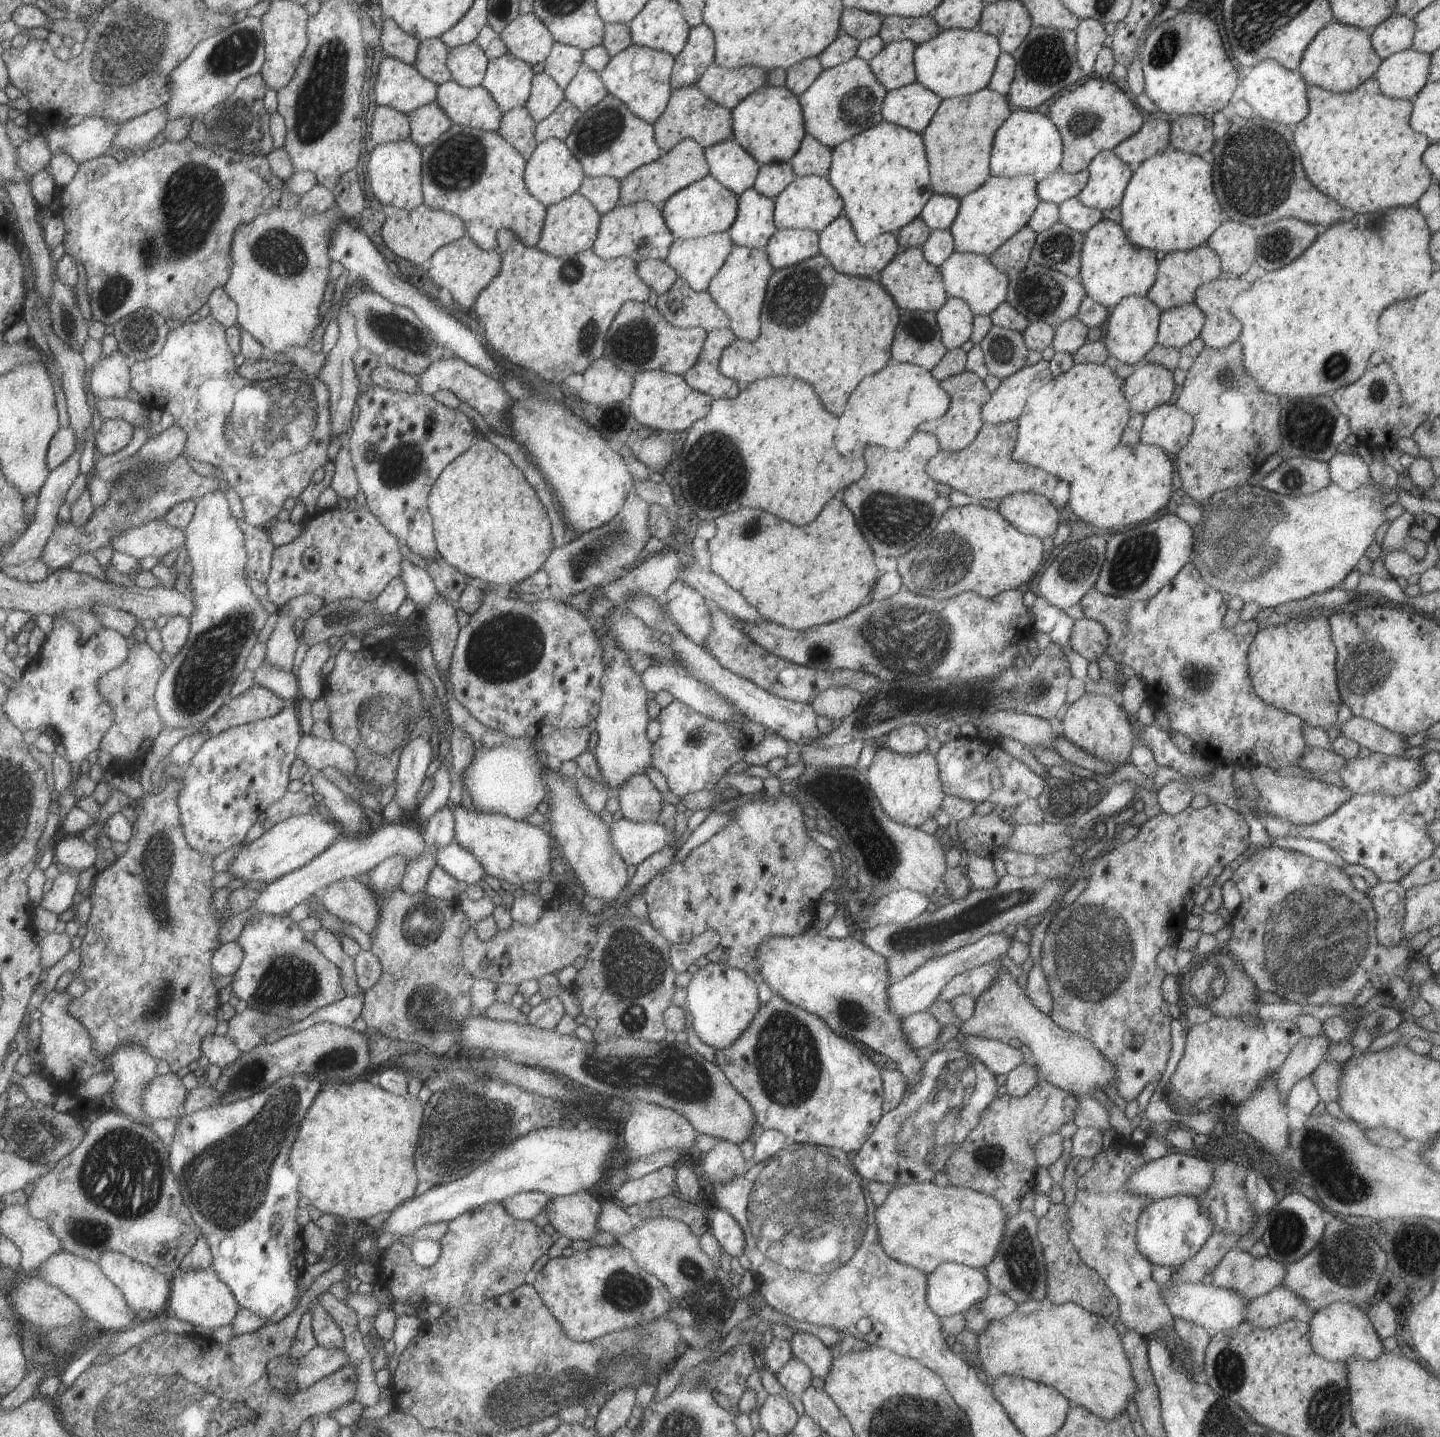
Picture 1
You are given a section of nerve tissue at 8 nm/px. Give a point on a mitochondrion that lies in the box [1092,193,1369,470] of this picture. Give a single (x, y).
(1306, 429)

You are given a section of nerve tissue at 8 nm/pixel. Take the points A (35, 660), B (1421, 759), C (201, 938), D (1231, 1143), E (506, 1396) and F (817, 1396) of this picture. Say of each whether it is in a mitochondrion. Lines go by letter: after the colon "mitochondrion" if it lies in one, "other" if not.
A: other
B: other
C: other
D: other
E: mitochondrion
F: other

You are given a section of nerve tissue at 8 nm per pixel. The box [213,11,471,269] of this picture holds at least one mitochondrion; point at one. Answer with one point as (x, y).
(317, 104)

